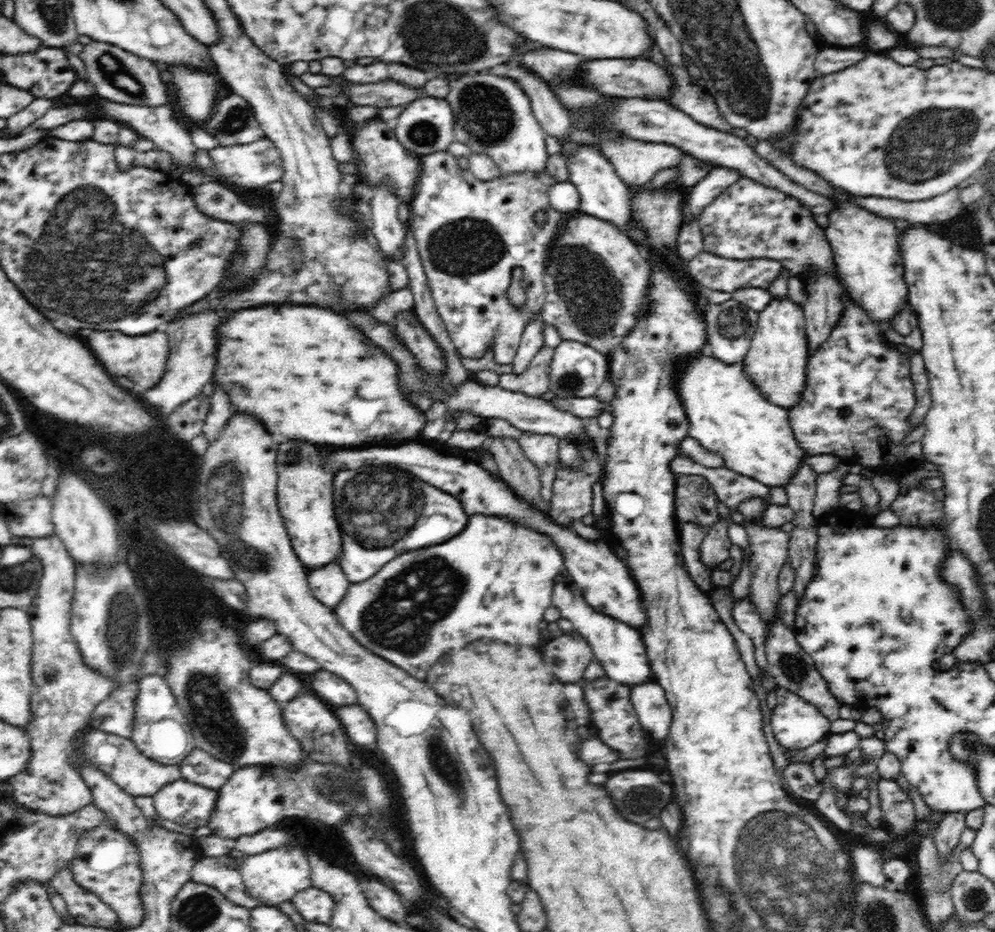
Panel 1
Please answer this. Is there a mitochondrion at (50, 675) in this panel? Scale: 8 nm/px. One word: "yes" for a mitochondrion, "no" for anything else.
yes

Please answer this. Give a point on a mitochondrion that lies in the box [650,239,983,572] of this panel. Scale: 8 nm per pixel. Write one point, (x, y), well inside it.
(733, 323)

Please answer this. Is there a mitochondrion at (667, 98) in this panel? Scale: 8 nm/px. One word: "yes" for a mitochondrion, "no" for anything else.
no

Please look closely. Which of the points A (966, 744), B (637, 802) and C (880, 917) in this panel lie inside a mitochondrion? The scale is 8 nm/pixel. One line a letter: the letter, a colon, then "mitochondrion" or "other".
A: mitochondrion
B: mitochondrion
C: mitochondrion

